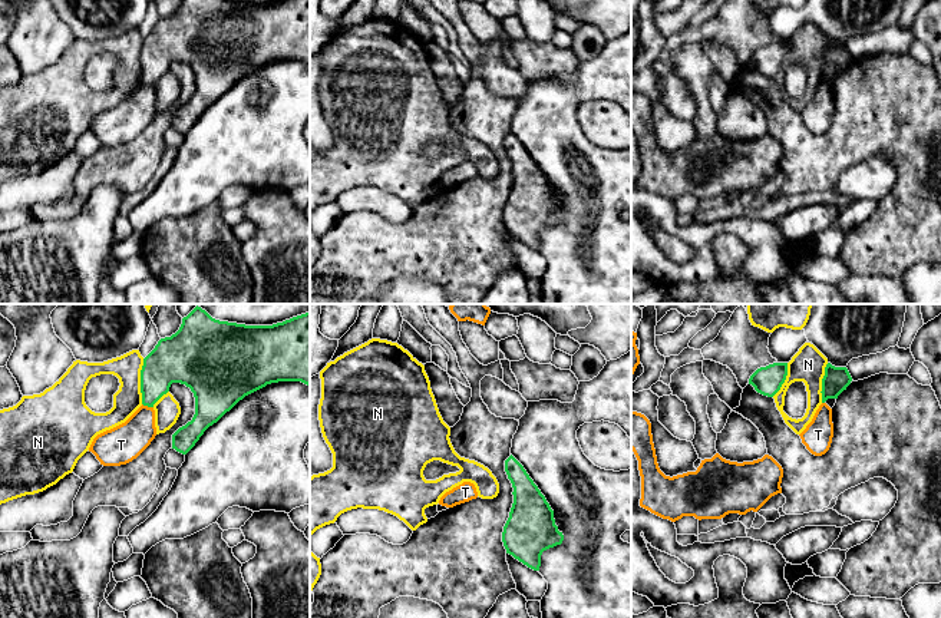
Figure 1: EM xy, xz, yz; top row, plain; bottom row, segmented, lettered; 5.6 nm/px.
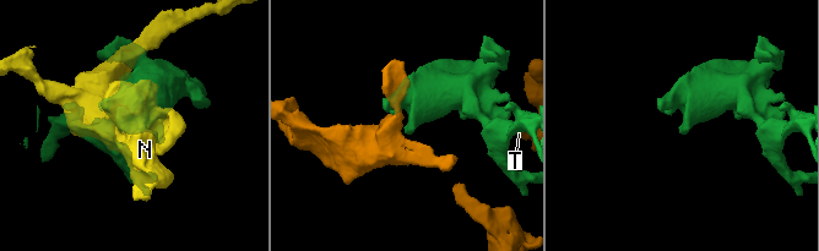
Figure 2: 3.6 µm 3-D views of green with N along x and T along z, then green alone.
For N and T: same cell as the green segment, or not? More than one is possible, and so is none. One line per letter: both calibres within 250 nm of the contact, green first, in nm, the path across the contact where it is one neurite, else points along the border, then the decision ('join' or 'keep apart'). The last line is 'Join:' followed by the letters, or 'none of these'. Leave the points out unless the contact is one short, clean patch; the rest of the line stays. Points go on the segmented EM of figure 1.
N: 280/160 nm | keep apart
T: 220/200 nm | along xy (142, 403), (152, 407) | keep apart
Join: none of these

